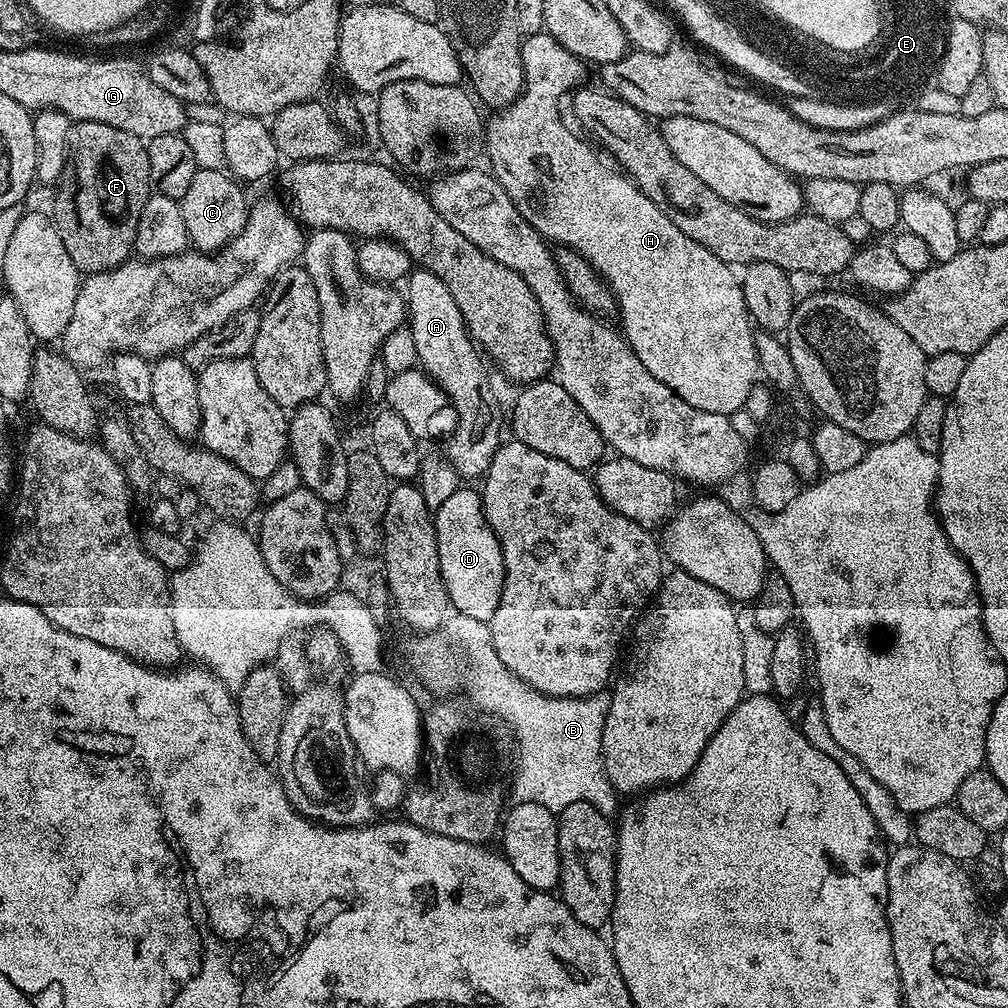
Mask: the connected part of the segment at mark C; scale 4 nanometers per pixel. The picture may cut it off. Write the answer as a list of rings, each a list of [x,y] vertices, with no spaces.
[[[197,167],[186,194],[182,194],[178,202],[182,210],[182,222],[186,222],[186,234],[195,251],[215,254],[234,237],[242,234],[248,224],[250,200],[244,197],[239,187],[244,189],[227,171]]]

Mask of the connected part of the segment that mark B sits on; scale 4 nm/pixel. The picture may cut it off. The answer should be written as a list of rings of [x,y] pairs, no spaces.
[[[461,612],[449,614],[444,619],[442,627],[432,632],[413,635],[412,638],[413,640],[408,644],[408,660],[425,686],[437,692],[435,694],[437,697],[448,698],[464,691],[463,695],[467,703],[473,709],[481,713],[489,712],[484,714],[508,725],[514,737],[515,751],[517,753],[520,751],[520,757],[517,758],[516,764],[514,760],[514,771],[511,773],[513,776],[510,796],[515,803],[538,802],[538,806],[546,806],[546,810],[559,814],[563,808],[574,802],[590,802],[590,806],[602,810],[604,816],[612,818],[617,815],[618,796],[608,781],[602,754],[602,730],[606,726],[609,702],[607,695],[573,698],[547,696],[534,690],[529,684],[522,682],[522,678],[506,670],[502,658],[498,658],[494,650],[487,624],[478,622],[478,618],[470,618]]]

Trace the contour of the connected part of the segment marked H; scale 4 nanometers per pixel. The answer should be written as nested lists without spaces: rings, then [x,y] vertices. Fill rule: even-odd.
[[[549,39],[547,43],[548,48],[527,53],[530,71],[526,87],[517,100],[487,117],[483,151],[486,156],[488,152],[492,163],[490,171],[514,202],[518,214],[534,226],[538,235],[548,242],[557,240],[557,245],[571,248],[586,258],[607,284],[616,298],[622,335],[634,354],[638,354],[638,362],[642,362],[658,382],[670,386],[678,398],[690,402],[690,406],[729,417],[745,407],[761,375],[755,350],[756,332],[742,294],[741,277],[737,269],[722,262],[718,254],[710,254],[706,246],[694,242],[694,238],[686,238],[634,181],[613,167],[587,139],[579,140],[564,125],[560,117],[560,95],[571,93],[581,83],[585,65],[557,40]]]

